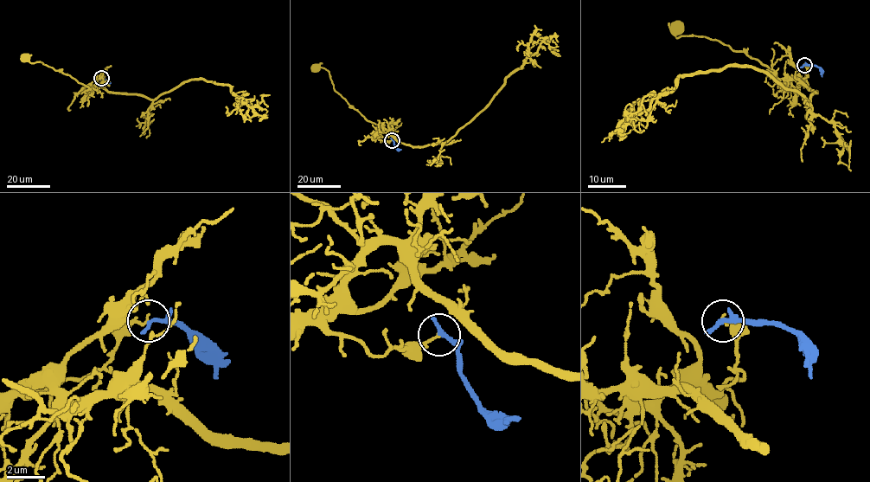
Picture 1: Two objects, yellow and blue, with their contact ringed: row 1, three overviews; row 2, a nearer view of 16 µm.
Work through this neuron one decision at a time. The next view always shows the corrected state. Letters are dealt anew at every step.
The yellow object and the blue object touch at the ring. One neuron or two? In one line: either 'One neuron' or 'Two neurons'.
Two neurons

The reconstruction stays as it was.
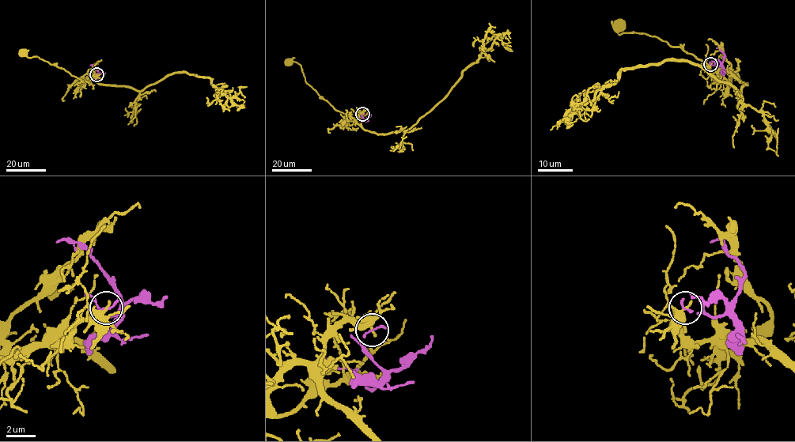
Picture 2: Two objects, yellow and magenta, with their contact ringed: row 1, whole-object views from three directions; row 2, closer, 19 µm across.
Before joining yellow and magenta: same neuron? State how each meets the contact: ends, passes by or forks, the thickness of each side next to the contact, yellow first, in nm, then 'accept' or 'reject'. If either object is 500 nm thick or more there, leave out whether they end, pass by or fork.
yellow ends; magenta passes by; calibres 340 and 120 nm; reject

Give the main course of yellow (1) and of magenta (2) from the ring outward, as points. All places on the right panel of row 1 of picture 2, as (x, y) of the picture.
1: (710, 63), (708, 67), (717, 76), (693, 54), (656, 36), (618, 34), (618, 25)
2: (710, 63), (718, 66), (724, 55), (716, 47)

